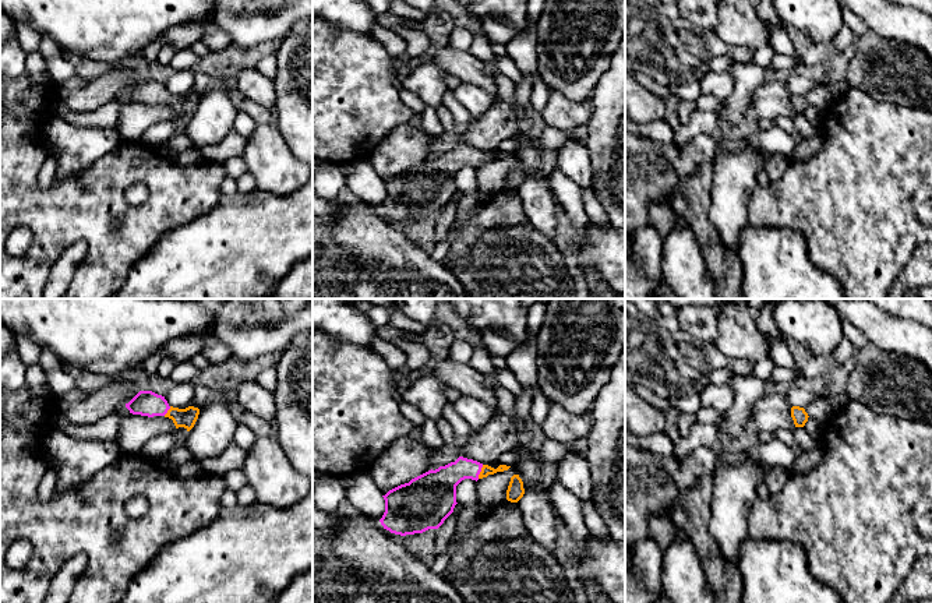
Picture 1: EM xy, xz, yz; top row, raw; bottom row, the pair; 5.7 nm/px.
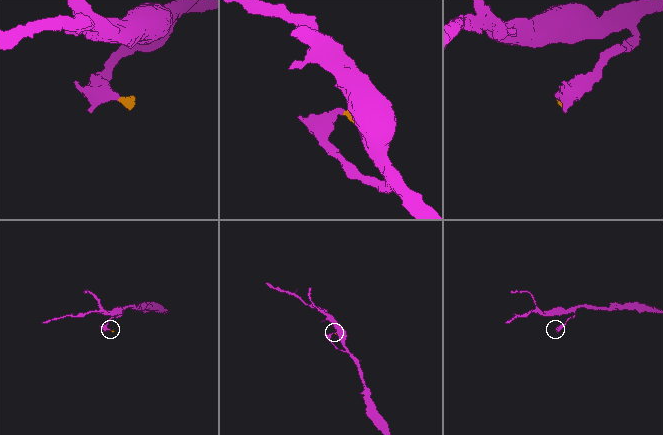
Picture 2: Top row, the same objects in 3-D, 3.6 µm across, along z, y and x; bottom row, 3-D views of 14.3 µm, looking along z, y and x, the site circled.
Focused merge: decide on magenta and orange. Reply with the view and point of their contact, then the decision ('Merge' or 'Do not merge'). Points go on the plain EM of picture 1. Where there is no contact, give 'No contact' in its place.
Touches magenta at xz (480, 158). Merge

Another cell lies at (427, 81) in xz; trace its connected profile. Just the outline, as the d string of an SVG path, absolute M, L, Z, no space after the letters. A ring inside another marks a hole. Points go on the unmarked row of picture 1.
M434 60L419 66L412 74L405 77L399 84L416 94L426 106L437 109L444 94L448 91L445 84L446 71Z

